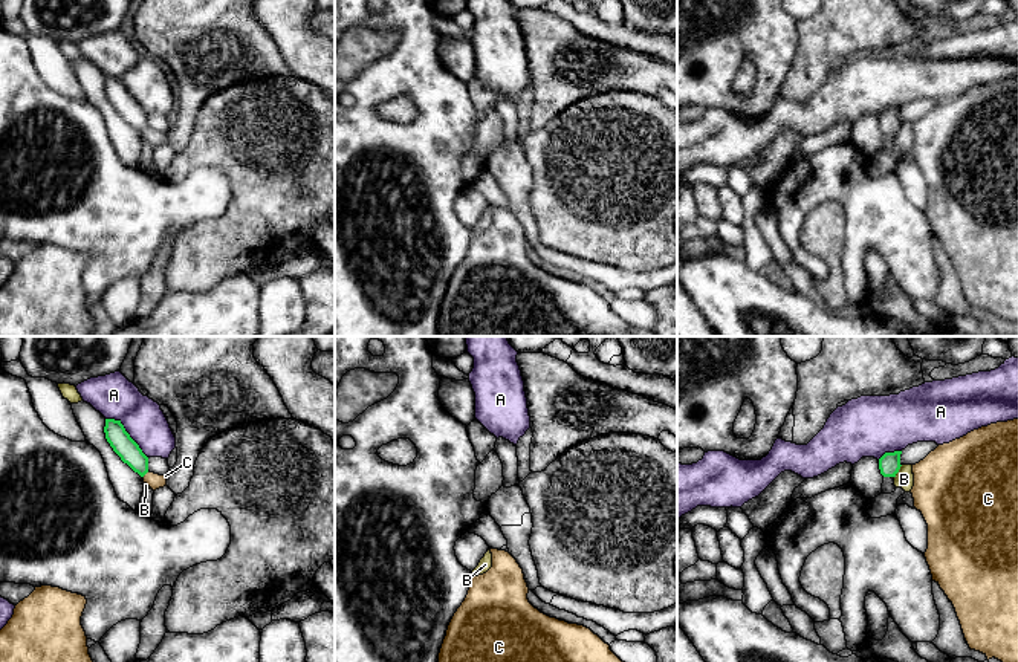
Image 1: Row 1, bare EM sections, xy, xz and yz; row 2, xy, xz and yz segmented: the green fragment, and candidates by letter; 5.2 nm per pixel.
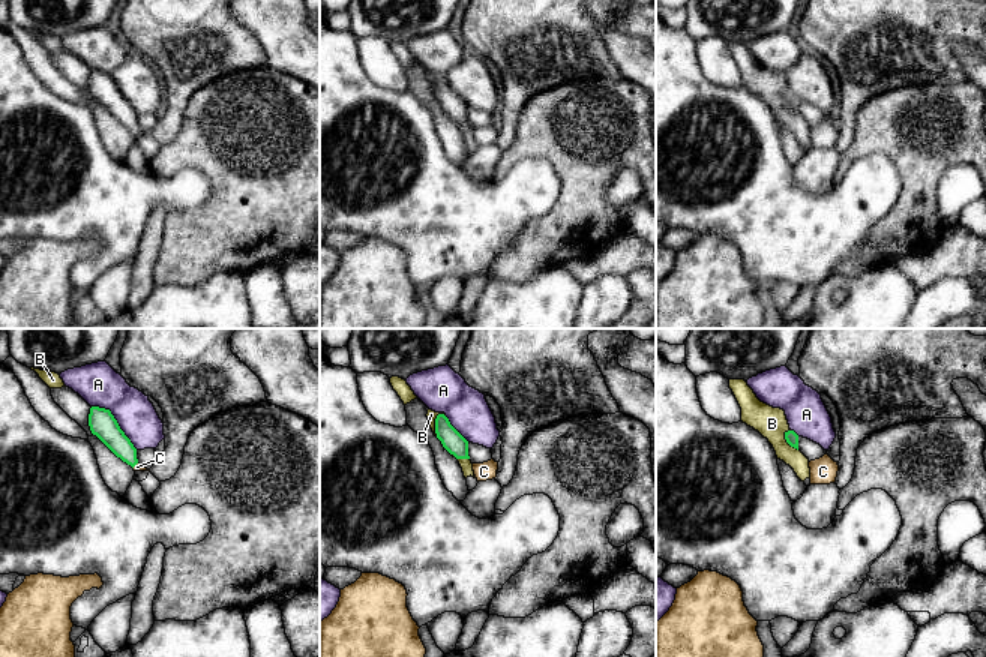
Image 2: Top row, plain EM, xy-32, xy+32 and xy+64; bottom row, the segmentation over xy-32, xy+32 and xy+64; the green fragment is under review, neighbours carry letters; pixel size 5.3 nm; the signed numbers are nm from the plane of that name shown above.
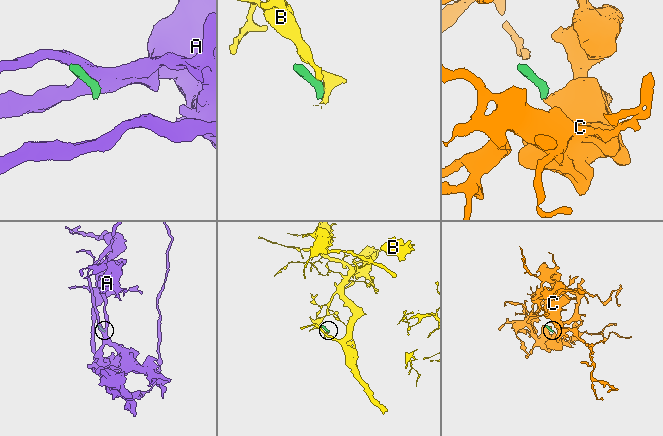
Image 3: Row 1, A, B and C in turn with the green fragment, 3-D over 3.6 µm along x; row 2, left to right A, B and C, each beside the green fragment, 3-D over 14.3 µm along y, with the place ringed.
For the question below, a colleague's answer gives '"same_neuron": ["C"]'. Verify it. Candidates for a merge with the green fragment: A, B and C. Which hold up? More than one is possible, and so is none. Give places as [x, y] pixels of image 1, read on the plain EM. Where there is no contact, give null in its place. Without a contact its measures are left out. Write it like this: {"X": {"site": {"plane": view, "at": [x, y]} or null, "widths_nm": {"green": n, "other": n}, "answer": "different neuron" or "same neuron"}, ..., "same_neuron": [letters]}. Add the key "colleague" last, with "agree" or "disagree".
{"A": {"site": {"plane": "xy", "at": [127, 90]}, "widths_nm": {"green": 120, "other": 220}, "answer": "different neuron"}, "B": {"site": {"plane": "yz", "at": [898, 129]}, "widths_nm": {"green": 110, "other": 100}, "answer": "different neuron"}, "C": {"site": {"plane": "xy", "at": [145, 130]}, "widths_nm": {"green": 120, "other": 80}, "answer": "same neuron"}, "same_neuron": ["C"], "colleague": "agree"}

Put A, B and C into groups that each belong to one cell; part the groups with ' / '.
A / B / C

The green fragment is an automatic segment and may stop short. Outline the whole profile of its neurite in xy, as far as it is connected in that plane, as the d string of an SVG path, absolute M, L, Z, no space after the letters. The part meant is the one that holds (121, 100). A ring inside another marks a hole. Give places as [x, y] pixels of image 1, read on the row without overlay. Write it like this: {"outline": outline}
{"outline": "M105 76L104 90L113 109L144 136L144 141L147 141L153 148L167 144L167 133L148 128L148 115L125 89L121 78Z"}

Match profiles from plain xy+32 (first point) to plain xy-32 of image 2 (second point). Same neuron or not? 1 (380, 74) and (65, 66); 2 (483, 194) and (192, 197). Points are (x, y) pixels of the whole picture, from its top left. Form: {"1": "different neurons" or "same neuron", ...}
{"1": "different neurons", "2": "same neuron"}

